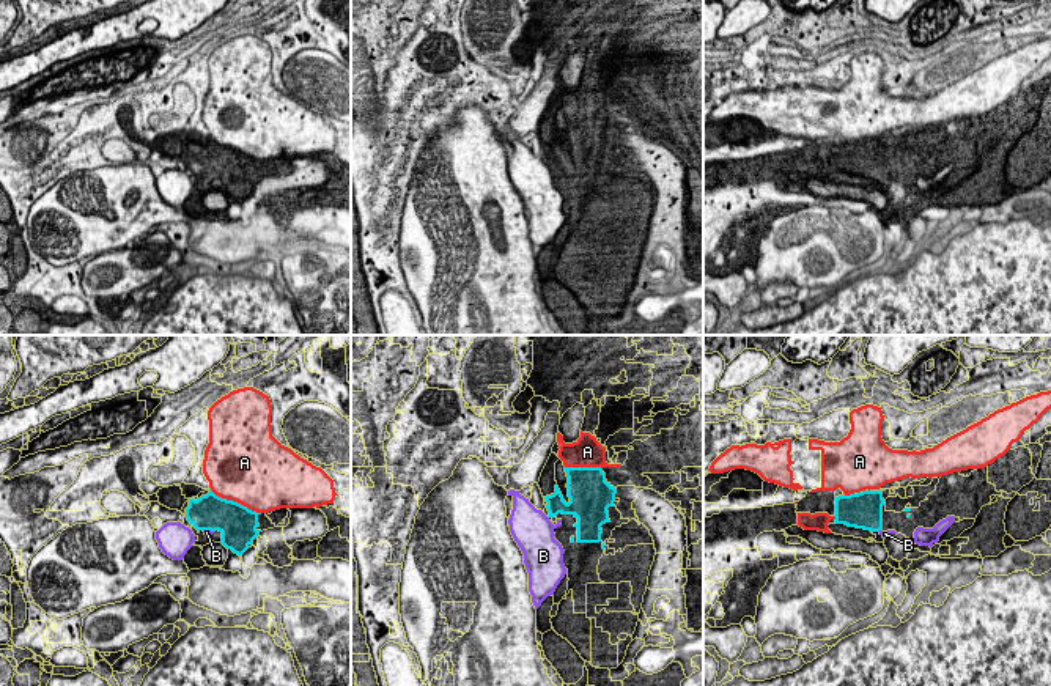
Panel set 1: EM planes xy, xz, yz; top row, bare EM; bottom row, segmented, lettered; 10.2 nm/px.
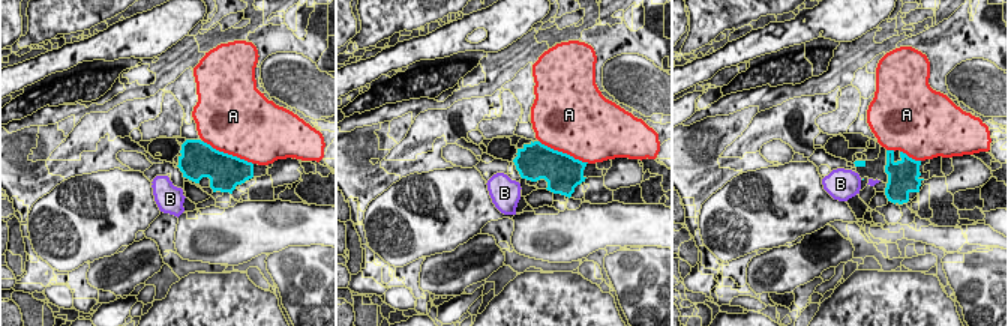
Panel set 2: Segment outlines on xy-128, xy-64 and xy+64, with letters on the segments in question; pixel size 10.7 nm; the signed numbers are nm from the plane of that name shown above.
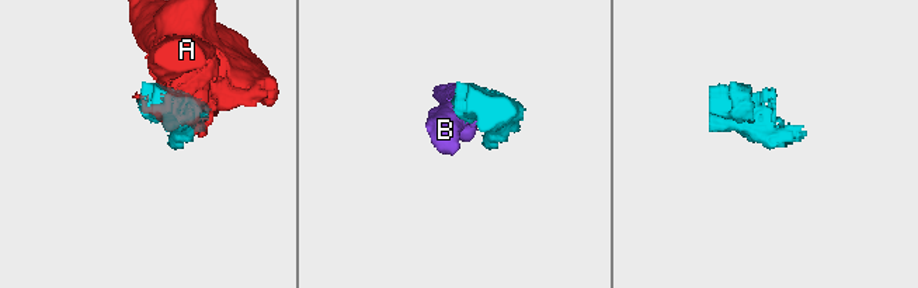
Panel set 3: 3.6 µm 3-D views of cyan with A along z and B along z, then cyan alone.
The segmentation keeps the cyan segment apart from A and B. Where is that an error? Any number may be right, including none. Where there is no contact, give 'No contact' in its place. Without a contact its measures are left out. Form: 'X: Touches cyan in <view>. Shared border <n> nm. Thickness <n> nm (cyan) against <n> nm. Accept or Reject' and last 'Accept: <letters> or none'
A: Touches cyan in xy. Shared border 550 nm. Thickness 380 nm (cyan) against 500 nm. Reject
B: Touches cyan in xy. Shared border 120 nm. Thickness 360 nm (cyan) against 60 nm. Reject
Accept: none

